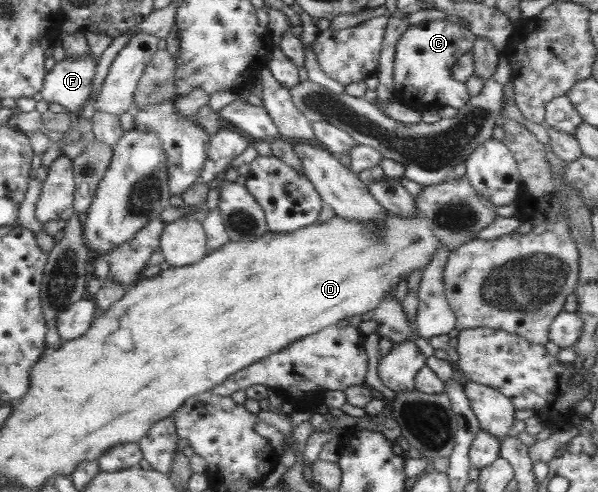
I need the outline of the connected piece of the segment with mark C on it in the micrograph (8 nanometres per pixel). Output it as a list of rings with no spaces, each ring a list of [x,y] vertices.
[[[448,20],[422,21],[402,33],[395,46],[393,85],[396,101],[423,112],[429,108],[452,106],[460,110],[470,100],[465,83],[455,80],[452,67],[460,56],[470,52],[475,34],[466,26]]]

